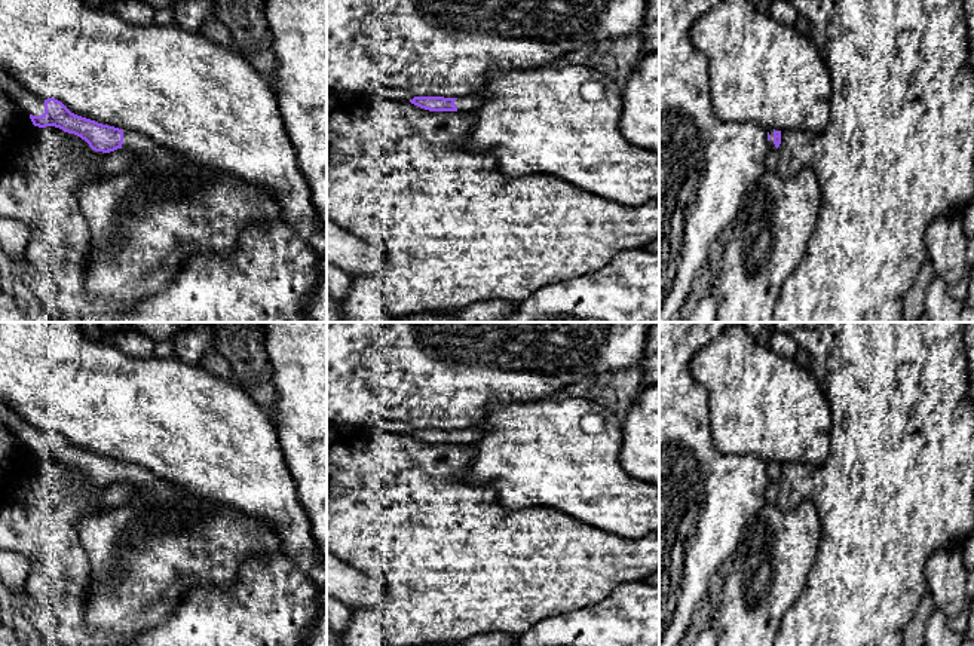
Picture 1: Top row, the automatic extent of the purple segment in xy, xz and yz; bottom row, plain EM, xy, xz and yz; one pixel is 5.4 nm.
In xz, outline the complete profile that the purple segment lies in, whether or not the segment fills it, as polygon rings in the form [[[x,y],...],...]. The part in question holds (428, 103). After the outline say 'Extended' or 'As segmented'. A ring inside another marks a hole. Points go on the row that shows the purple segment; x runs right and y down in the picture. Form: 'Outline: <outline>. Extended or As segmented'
Outline: [[[483,94],[469,95],[465,98],[444,98],[444,97],[414,97],[411,104],[429,111],[465,111],[474,113],[483,105]]]. Extended

